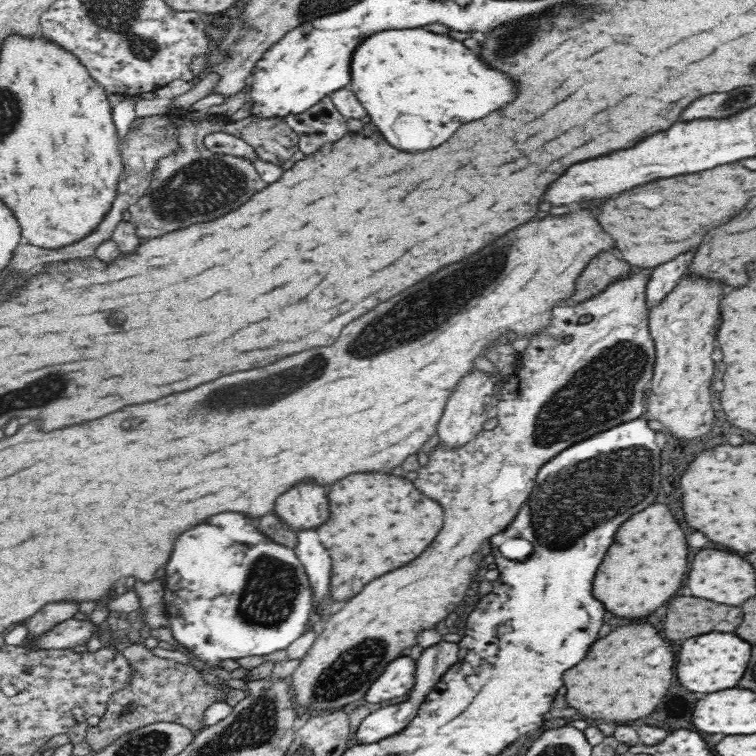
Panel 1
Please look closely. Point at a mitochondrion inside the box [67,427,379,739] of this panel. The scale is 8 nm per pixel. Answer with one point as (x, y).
(273, 586)

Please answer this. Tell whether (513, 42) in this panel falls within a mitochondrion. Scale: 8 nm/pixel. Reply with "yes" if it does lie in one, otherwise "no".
yes

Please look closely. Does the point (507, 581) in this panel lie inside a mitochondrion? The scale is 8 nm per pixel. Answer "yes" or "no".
no

